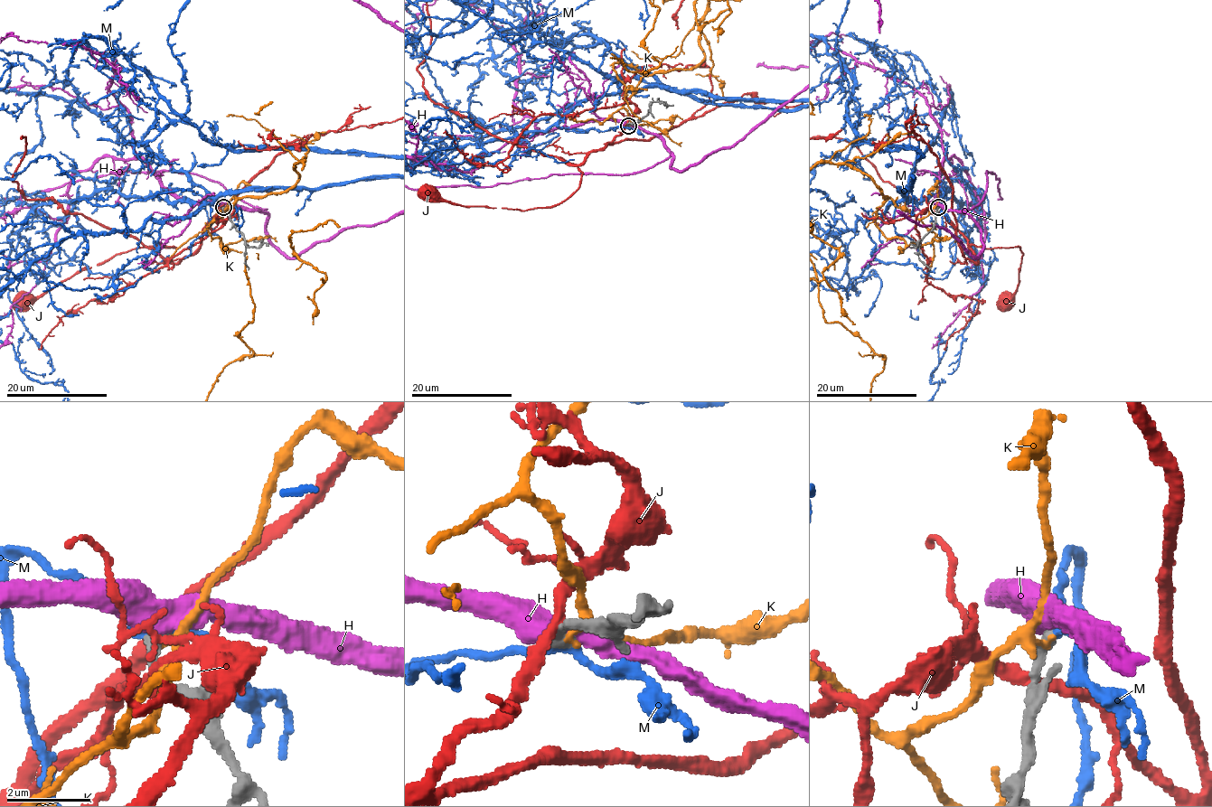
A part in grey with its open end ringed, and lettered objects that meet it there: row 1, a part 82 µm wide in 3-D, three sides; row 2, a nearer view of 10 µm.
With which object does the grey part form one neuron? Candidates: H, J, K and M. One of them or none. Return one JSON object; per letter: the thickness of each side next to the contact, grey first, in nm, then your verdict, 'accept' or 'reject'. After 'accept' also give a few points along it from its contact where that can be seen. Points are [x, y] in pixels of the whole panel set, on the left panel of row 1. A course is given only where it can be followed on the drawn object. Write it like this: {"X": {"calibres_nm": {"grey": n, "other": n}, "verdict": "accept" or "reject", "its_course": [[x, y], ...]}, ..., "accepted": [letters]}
{"H": {"calibres_nm": {"grey": 320, "other": 500}, "verdict": "reject"}, "J": {"calibres_nm": {"grey": 380, "other": 280}, "verdict": "reject"}, "K": {"calibres_nm": {"grey": 320, "other": 220}, "verdict": "reject"}, "M": {"calibres_nm": {"grey": 320, "other": 200}, "verdict": "accept"}, "accepted": ["M"]}

